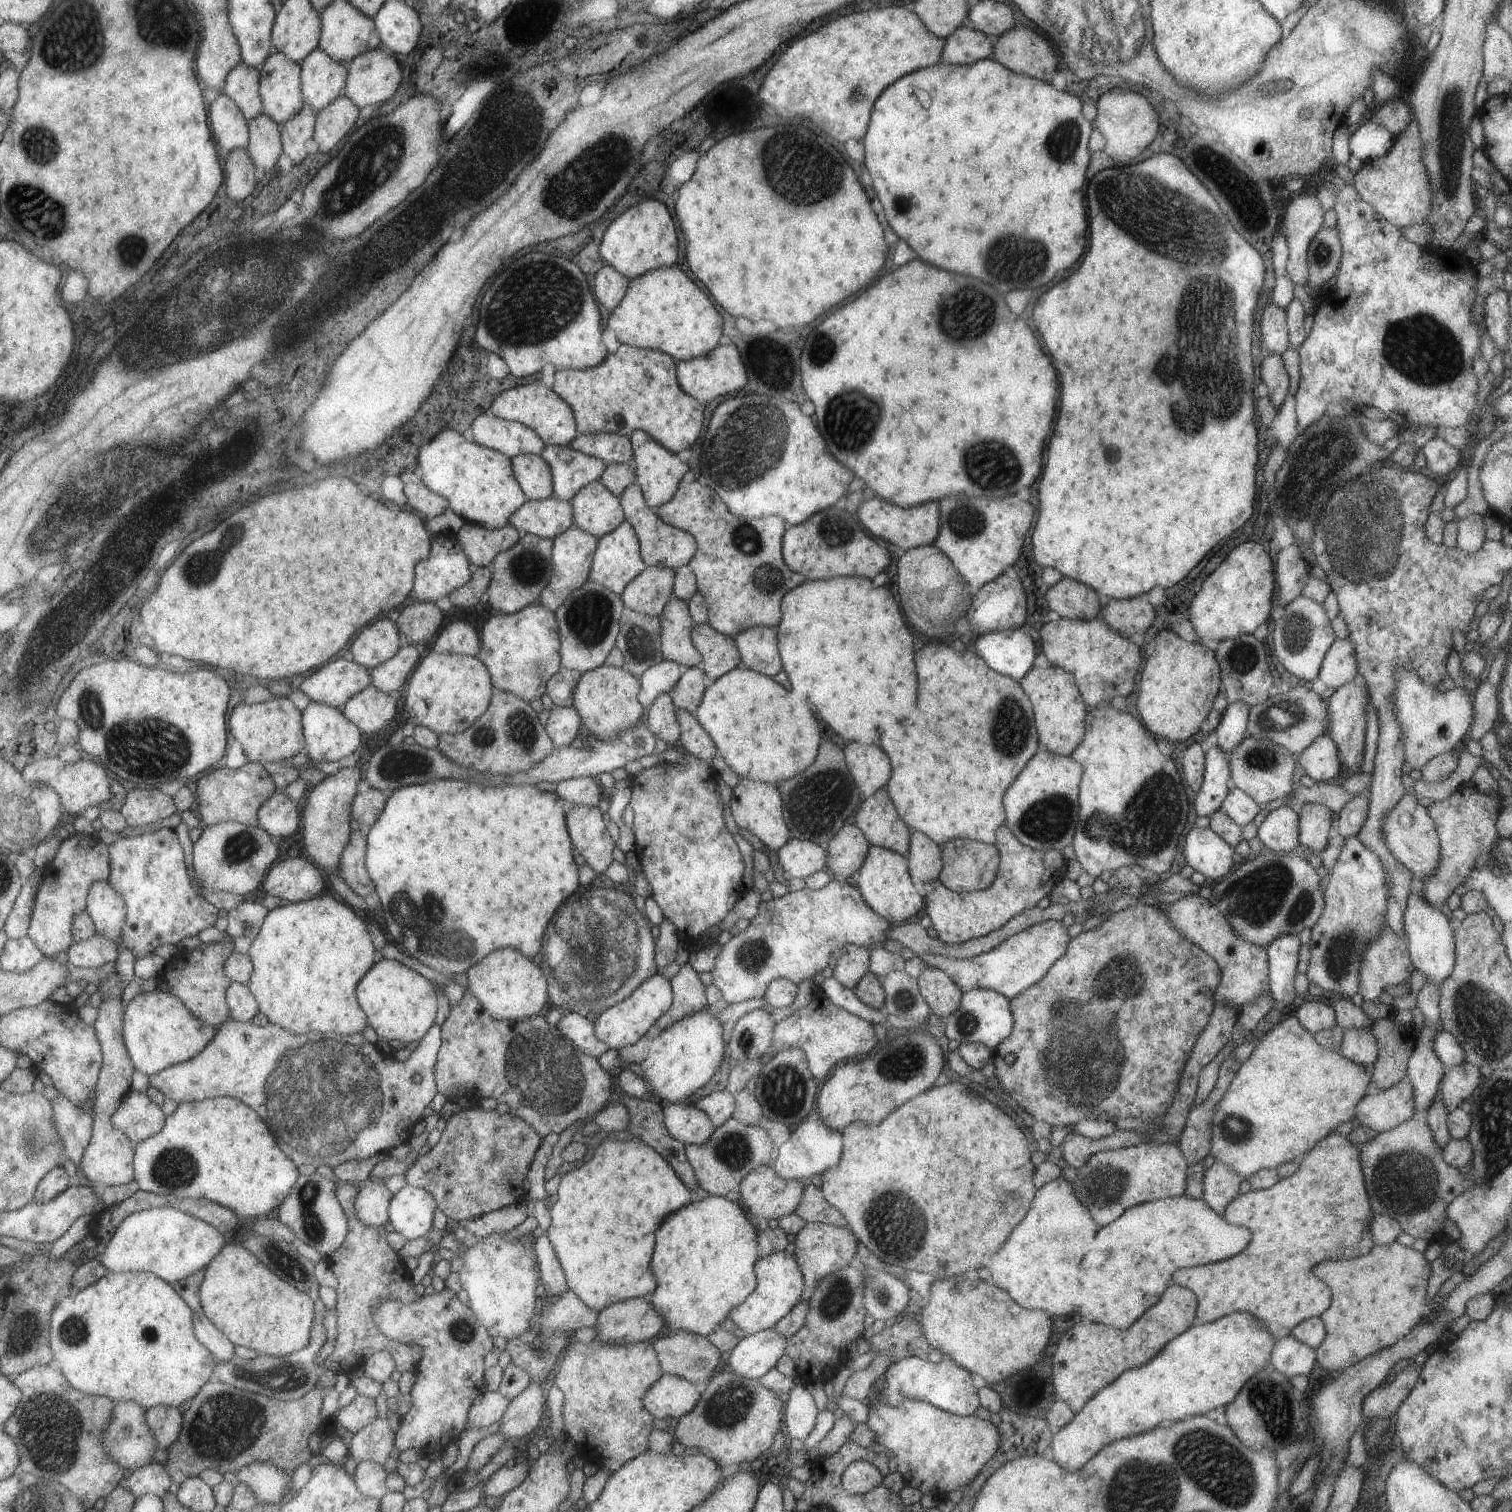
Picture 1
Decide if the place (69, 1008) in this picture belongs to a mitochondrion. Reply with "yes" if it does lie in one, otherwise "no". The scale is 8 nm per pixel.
no

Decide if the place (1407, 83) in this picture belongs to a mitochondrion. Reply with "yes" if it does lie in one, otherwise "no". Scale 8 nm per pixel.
no

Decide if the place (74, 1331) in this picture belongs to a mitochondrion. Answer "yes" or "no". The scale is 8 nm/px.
yes

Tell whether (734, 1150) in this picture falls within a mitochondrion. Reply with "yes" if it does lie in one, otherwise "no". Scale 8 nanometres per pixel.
yes

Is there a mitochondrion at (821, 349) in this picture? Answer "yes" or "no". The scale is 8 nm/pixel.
yes

